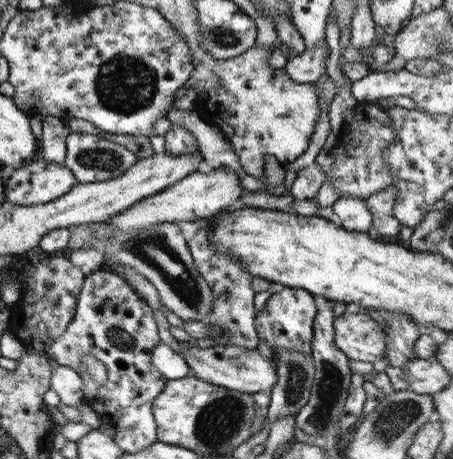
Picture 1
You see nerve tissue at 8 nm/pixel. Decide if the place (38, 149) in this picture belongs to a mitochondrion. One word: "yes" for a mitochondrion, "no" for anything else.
no

